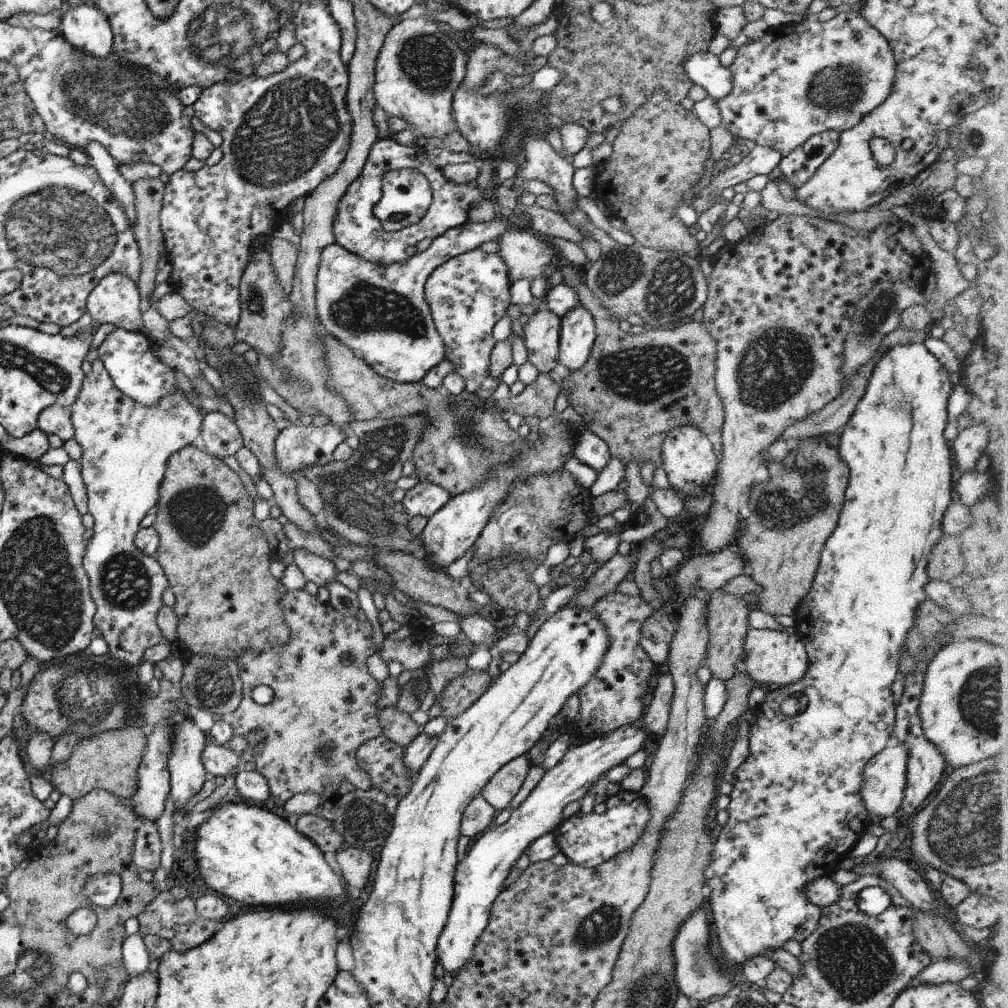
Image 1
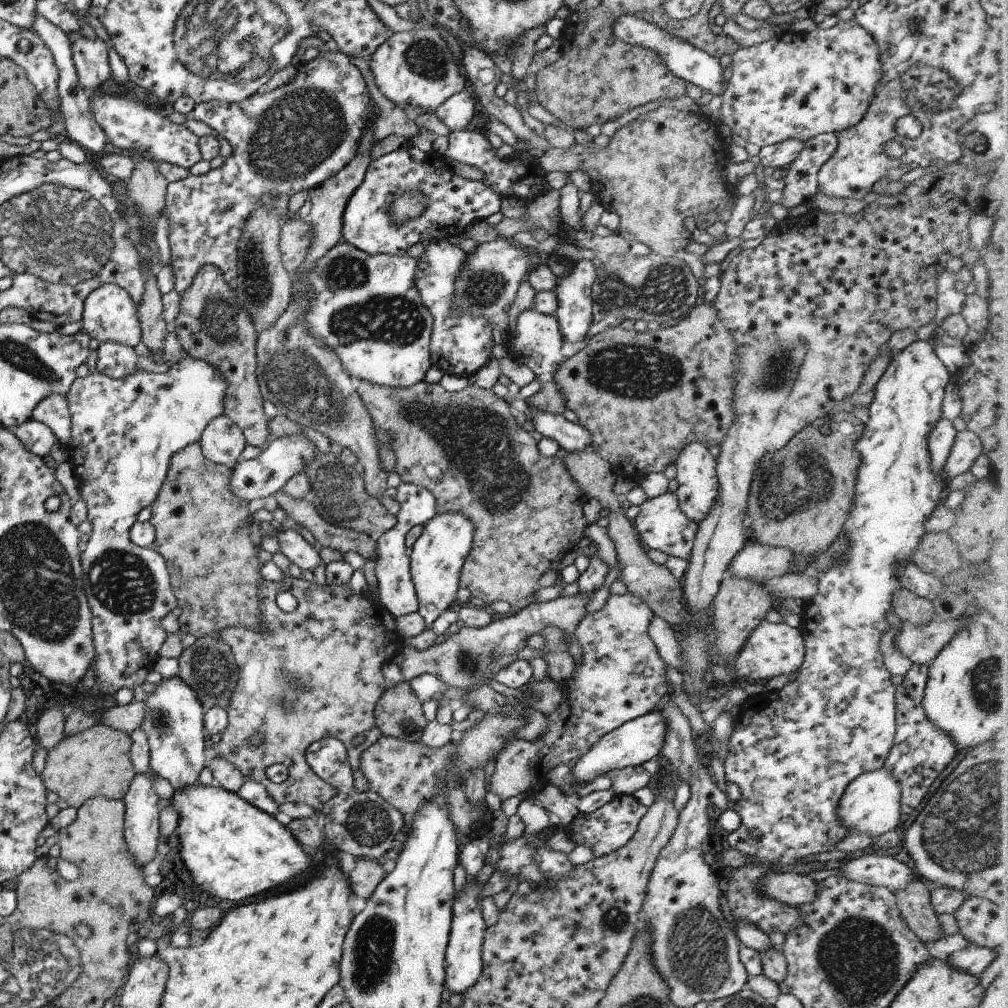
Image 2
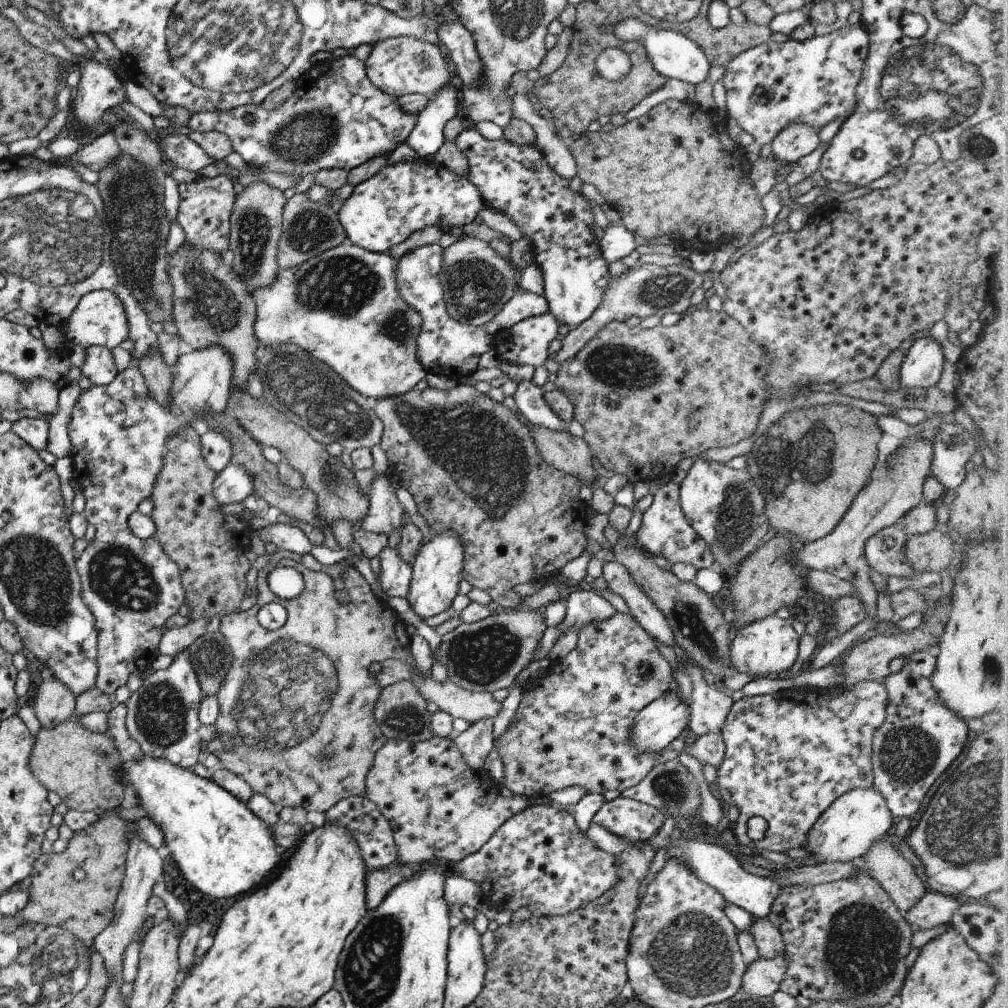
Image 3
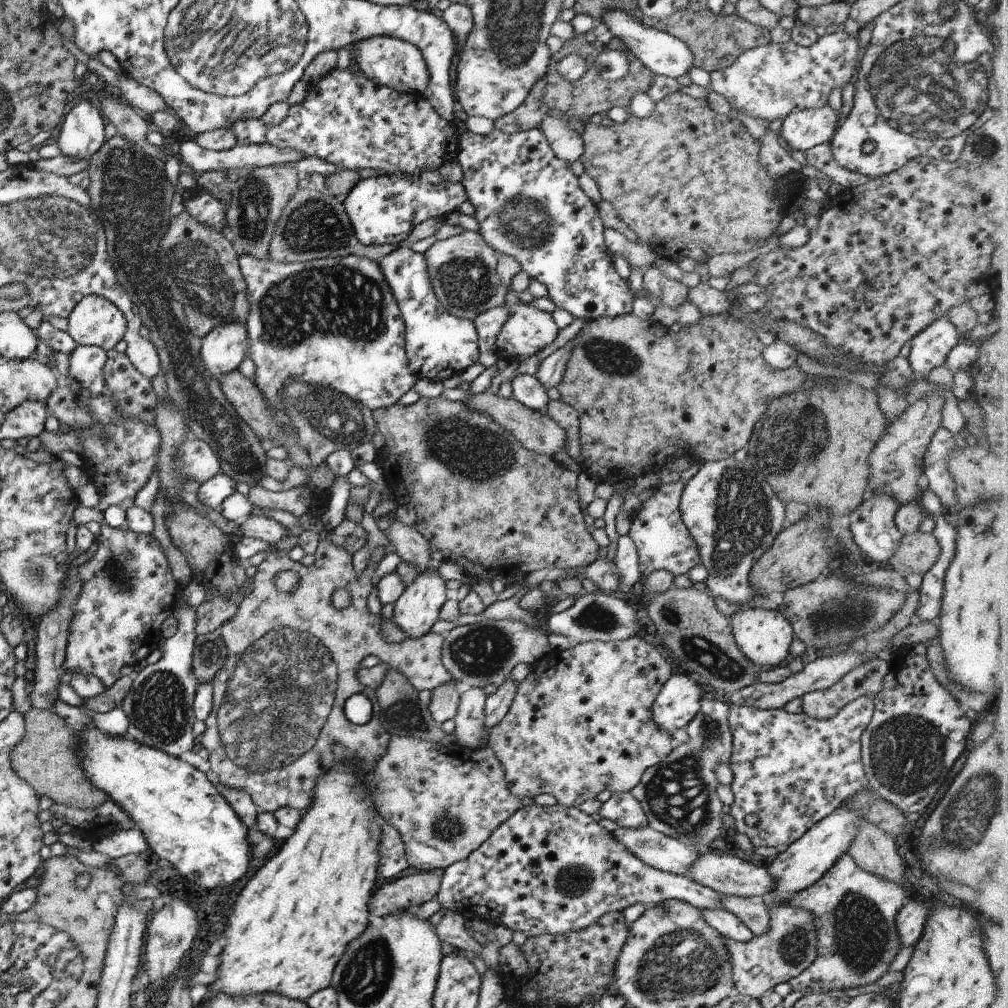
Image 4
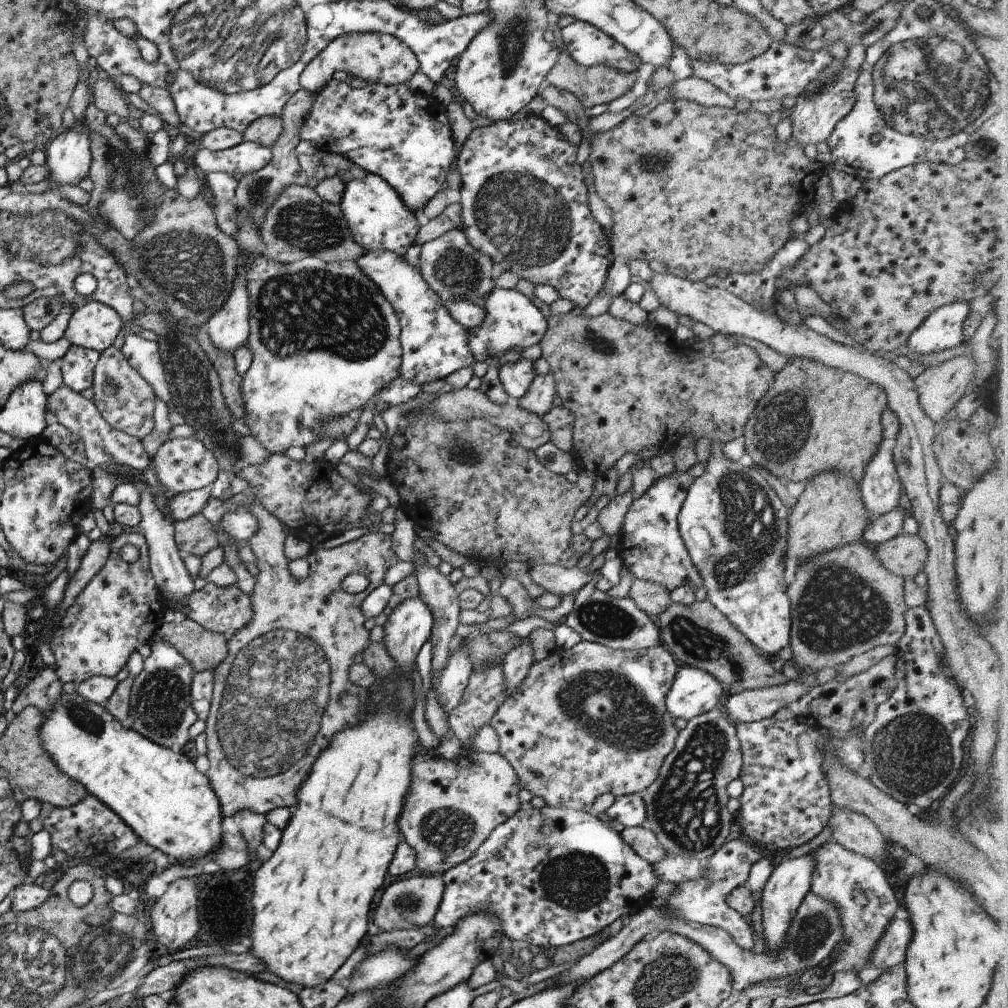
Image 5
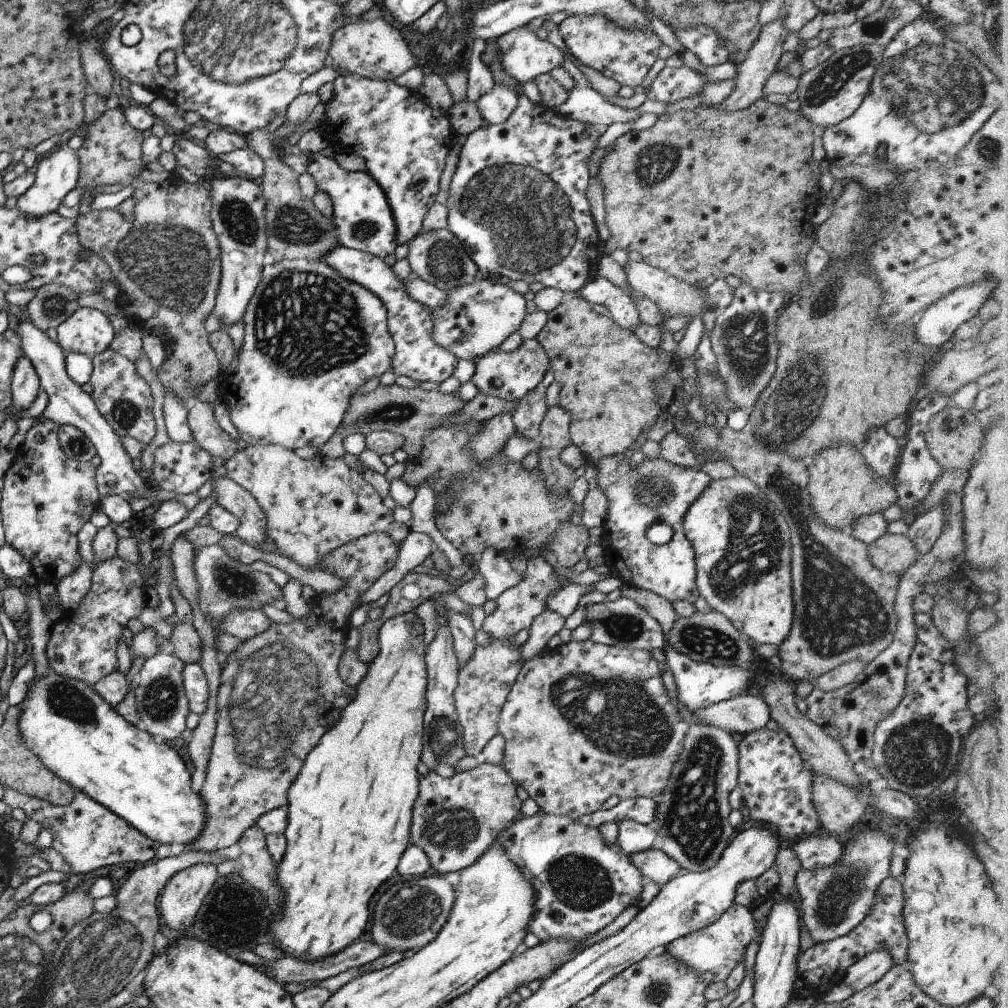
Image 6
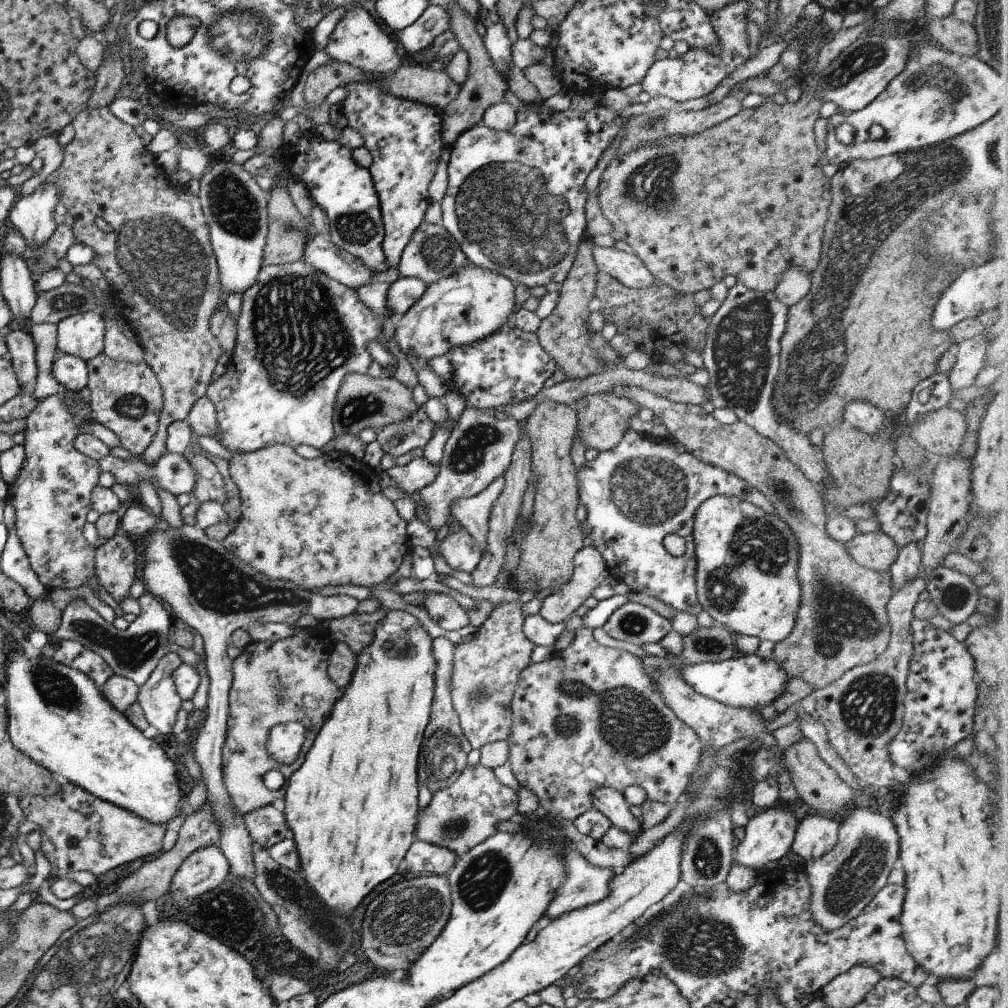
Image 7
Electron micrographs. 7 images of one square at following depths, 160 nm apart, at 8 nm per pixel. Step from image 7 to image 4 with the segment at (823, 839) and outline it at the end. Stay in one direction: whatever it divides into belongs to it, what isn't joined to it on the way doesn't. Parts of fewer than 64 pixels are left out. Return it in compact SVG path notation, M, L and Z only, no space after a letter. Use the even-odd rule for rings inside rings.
M843 853L817 882L789 897L781 905L801 907L809 911L814 918L817 951L813 962L796 977L787 981L791 990L801 992L802 996L827 993L831 989L839 990L840 988L869 984L887 972L889 963L901 948L895 930L894 918L896 912L904 904L904 896L904 888L901 885L861 870L847 853Z

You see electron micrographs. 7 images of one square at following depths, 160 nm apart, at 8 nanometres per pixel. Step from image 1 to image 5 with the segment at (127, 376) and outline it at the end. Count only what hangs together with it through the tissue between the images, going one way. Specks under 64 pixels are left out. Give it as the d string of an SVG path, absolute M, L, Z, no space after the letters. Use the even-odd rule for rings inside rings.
M71 345L61 359L62 385L75 393L92 388L92 374L99 354L95 350Z

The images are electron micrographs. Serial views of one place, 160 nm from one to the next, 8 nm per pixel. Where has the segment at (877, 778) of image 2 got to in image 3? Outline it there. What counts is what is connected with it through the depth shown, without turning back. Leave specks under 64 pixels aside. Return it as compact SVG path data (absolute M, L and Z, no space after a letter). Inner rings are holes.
M873 786L866 789L853 789L839 798L836 798L809 828L806 834L805 844L802 846L805 852L809 852L811 858L817 863L848 863L857 858L873 844L877 842L891 826L892 814L887 810L885 799Z

